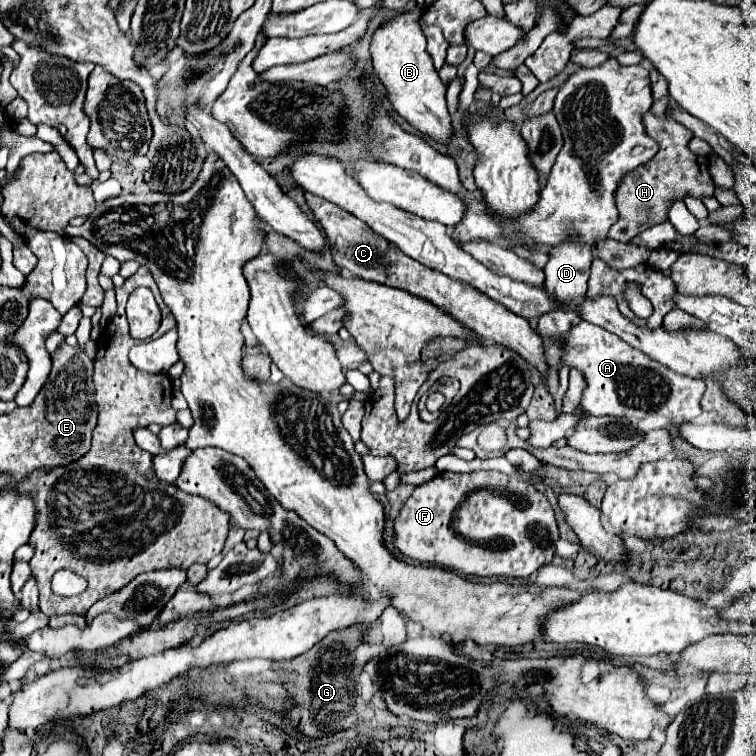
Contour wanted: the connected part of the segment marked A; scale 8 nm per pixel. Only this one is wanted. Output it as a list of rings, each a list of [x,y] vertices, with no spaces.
[[[582,320],[566,334],[566,364],[586,374],[586,390],[582,396],[582,410],[590,416],[618,416],[618,418],[648,418],[650,414],[666,416],[670,422],[692,422],[702,414],[700,400],[706,390],[702,380],[686,378],[670,368],[654,362],[628,342],[610,334],[606,328]]]

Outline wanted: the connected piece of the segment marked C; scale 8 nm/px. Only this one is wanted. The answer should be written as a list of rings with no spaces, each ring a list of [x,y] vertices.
[[[304,192],[304,198],[306,198],[316,222],[324,230],[324,234],[330,242],[332,258],[340,268],[352,272],[358,278],[364,278],[370,282],[380,282],[380,284],[386,284],[392,288],[400,288],[400,290],[406,290],[418,298],[432,302],[434,306],[438,306],[440,310],[444,310],[452,318],[456,318],[466,330],[474,332],[482,340],[498,342],[500,346],[516,350],[522,358],[526,358],[532,366],[536,366],[542,372],[542,376],[546,374],[542,340],[536,334],[536,330],[528,324],[526,318],[516,316],[514,312],[506,310],[498,302],[486,298],[486,294],[482,294],[474,288],[464,288],[462,282],[446,278],[444,274],[438,274],[438,272],[430,270],[428,266],[414,262],[414,258],[402,254],[402,250],[398,250],[398,246],[394,246],[392,242],[386,242],[386,238],[382,238],[380,234],[370,230],[368,224],[364,224],[362,220],[354,218],[352,214],[340,210],[336,204],[326,202],[322,198],[316,198],[310,192]]]

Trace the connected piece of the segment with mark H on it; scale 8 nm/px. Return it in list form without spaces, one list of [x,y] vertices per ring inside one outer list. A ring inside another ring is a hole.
[[[652,112],[644,114],[644,128],[646,134],[658,142],[658,152],[650,162],[634,168],[618,184],[616,206],[620,216],[608,234],[608,238],[614,238],[618,242],[628,242],[648,226],[666,222],[666,212],[670,208],[670,202],[674,200],[684,200],[686,196],[700,200],[714,196],[714,182],[708,172],[708,160],[706,158],[700,160],[688,150],[688,142],[692,138],[690,130],[686,130],[670,116],[656,118]]]

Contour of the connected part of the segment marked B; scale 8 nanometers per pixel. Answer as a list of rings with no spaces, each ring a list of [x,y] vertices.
[[[412,8],[380,24],[372,34],[370,54],[374,72],[386,88],[392,108],[422,134],[432,136],[438,142],[448,142],[452,136],[452,118],[446,108],[446,86],[426,52],[426,36],[420,28],[420,14],[420,8]]]

